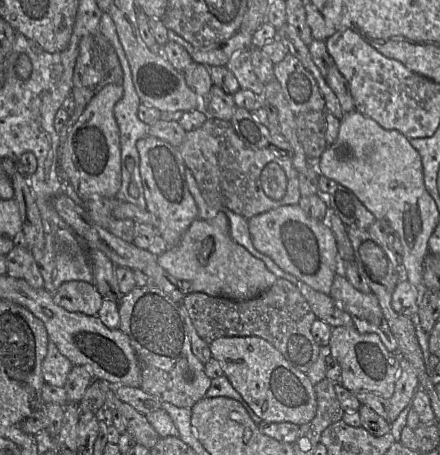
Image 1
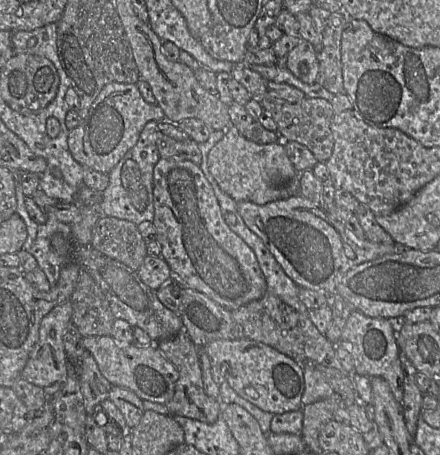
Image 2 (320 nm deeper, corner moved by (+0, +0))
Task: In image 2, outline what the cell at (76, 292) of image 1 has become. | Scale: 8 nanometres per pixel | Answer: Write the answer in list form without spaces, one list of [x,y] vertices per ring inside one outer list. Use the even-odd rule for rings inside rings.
[[[70,300],[54,307],[40,323],[39,338],[29,354],[28,361],[21,372],[21,378],[36,386],[46,388],[56,382],[63,382],[69,372],[69,362],[65,353],[63,336],[72,322]]]

